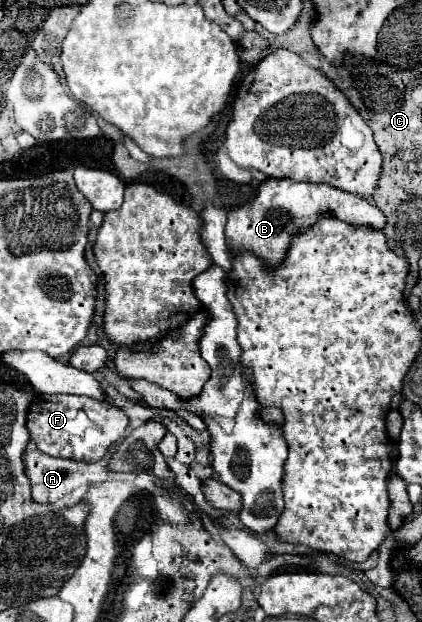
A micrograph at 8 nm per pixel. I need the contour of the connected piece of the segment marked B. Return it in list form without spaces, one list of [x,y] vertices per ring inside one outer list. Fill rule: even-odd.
[[[282,177],[262,181],[250,203],[228,213],[226,245],[230,251],[250,249],[250,253],[258,253],[258,257],[266,261],[266,269],[274,269],[284,261],[286,249],[290,249],[292,235],[302,229],[308,229],[310,225],[314,225],[314,221],[318,221],[320,215],[326,213],[358,227],[384,229],[386,225],[384,213],[366,197],[350,195],[326,183],[310,183],[310,181],[306,183]]]

